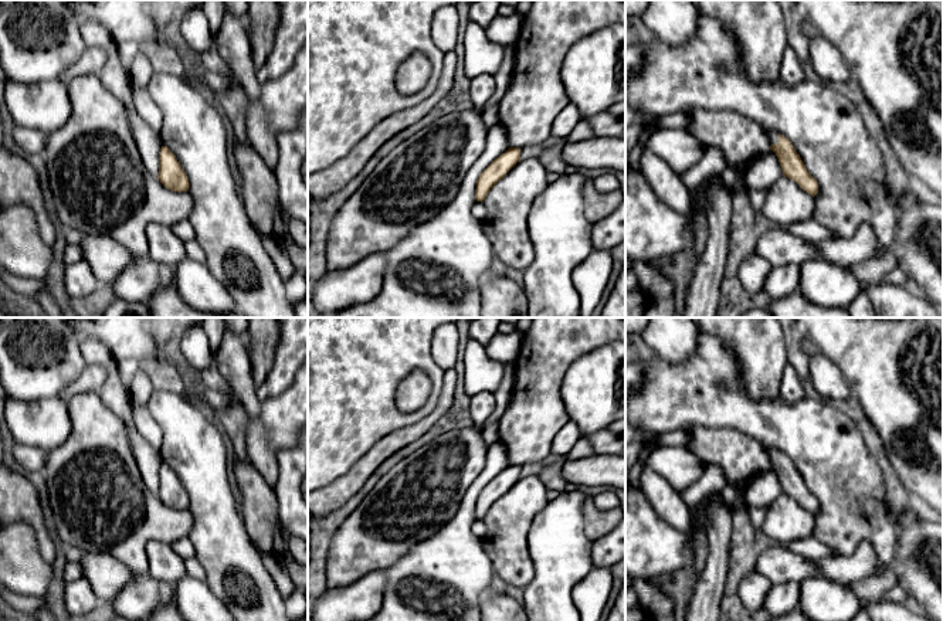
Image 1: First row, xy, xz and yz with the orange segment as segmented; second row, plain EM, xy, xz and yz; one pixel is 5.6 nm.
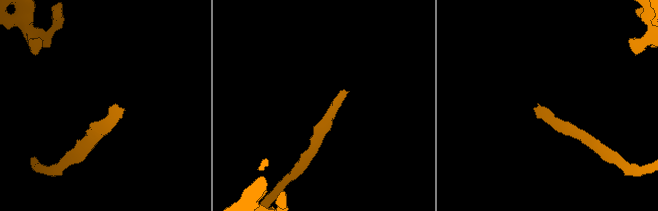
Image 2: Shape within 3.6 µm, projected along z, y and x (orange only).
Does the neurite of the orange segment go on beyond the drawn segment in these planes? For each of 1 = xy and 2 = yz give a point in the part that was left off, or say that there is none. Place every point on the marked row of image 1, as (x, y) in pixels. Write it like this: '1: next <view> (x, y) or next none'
1: next none
2: next yz (773, 136)

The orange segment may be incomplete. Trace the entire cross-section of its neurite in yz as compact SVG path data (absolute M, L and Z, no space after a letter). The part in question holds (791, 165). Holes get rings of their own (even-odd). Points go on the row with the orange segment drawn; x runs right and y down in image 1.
M764 129L764 133L769 138L770 149L780 162L783 176L796 181L804 191L814 197L818 193L817 180L807 172L804 162L791 142L773 130Z

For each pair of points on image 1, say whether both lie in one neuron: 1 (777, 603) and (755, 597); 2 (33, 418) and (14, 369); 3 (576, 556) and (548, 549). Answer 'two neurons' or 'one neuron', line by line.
1: two neurons
2: two neurons
3: one neuron

